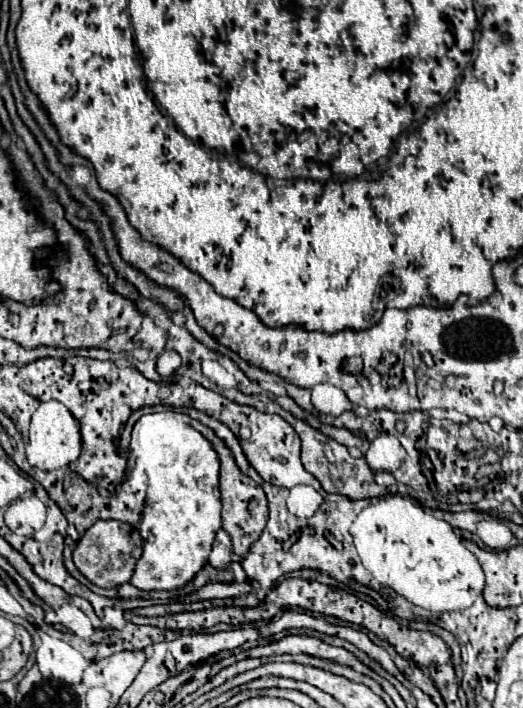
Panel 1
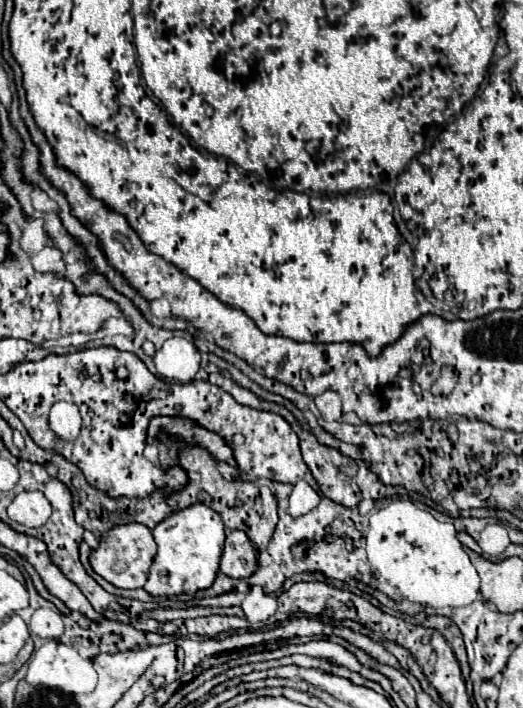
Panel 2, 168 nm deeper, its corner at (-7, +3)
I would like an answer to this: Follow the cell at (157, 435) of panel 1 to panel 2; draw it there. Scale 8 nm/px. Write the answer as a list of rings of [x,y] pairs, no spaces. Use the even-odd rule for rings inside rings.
[[[200,503],[180,509],[160,521],[154,527],[152,535],[156,539],[158,553],[150,567],[144,591],[148,591],[150,595],[192,595],[198,589],[206,589],[212,585],[218,573],[218,561],[226,537],[222,517],[214,509]]]

